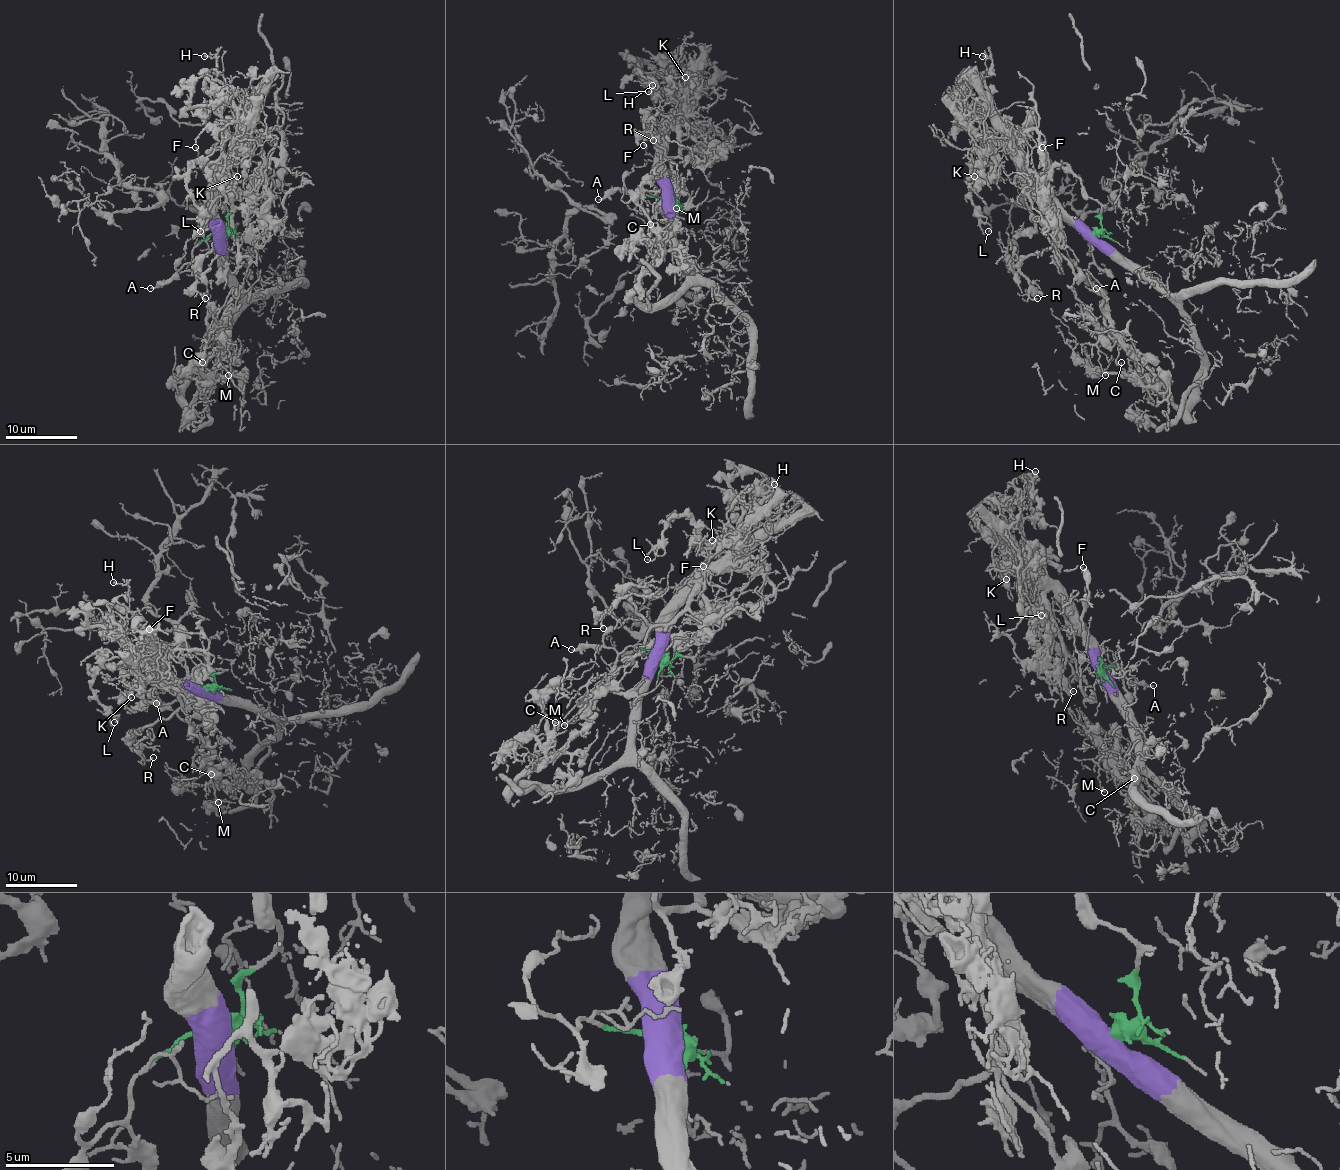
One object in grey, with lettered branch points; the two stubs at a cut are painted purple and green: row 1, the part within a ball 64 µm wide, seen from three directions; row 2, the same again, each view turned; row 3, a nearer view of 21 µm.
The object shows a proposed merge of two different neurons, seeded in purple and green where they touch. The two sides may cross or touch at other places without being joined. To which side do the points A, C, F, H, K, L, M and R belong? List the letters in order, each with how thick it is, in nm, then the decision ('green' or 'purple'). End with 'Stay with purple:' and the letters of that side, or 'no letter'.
A: 180 nm | green
C: 140 nm | purple
F: 130 nm | green
H: 120 nm | purple
K: 120 nm | purple
L: 110 nm | purple
M: 150 nm | purple
R: 180 nm | purple
Stay with purple: C, H, K, L, M, R

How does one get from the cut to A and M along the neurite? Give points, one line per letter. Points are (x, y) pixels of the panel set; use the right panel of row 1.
A: (1095, 233), (1090, 249), (1093, 260), (1086, 278), (1097, 288)
M: (1095, 235), (1176, 306), (1201, 358), (1201, 378), (1181, 405), (1108, 339), (1097, 344), (1106, 375)

